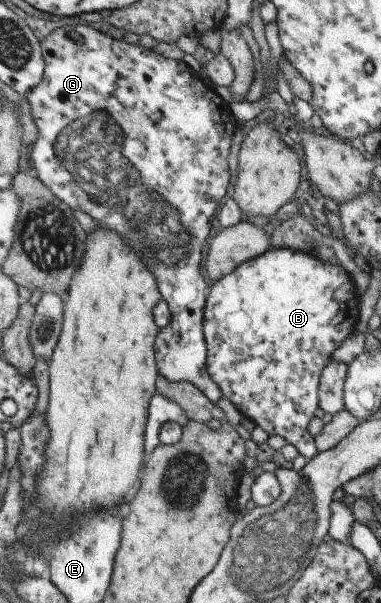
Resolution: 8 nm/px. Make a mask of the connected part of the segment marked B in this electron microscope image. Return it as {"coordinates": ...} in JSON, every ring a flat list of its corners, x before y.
{"coordinates":[[273,246,265,254,256,256,254,259,241,264,239,268,236,268,225,278,213,282,211,294,207,299,206,323,204,327,206,328,206,343,210,354,208,356,208,371,210,375,245,418,253,422,255,426,259,426,269,436,282,436,287,444,295,445,295,448,299,449,300,454,309,460,318,453,315,438,309,434,309,422,315,418,315,412,320,407,322,372,329,363,333,362,335,351,343,346,343,343,351,333,357,330,361,304,359,298,357,286,353,284,351,275,338,261,337,263,324,261,313,251]]}

